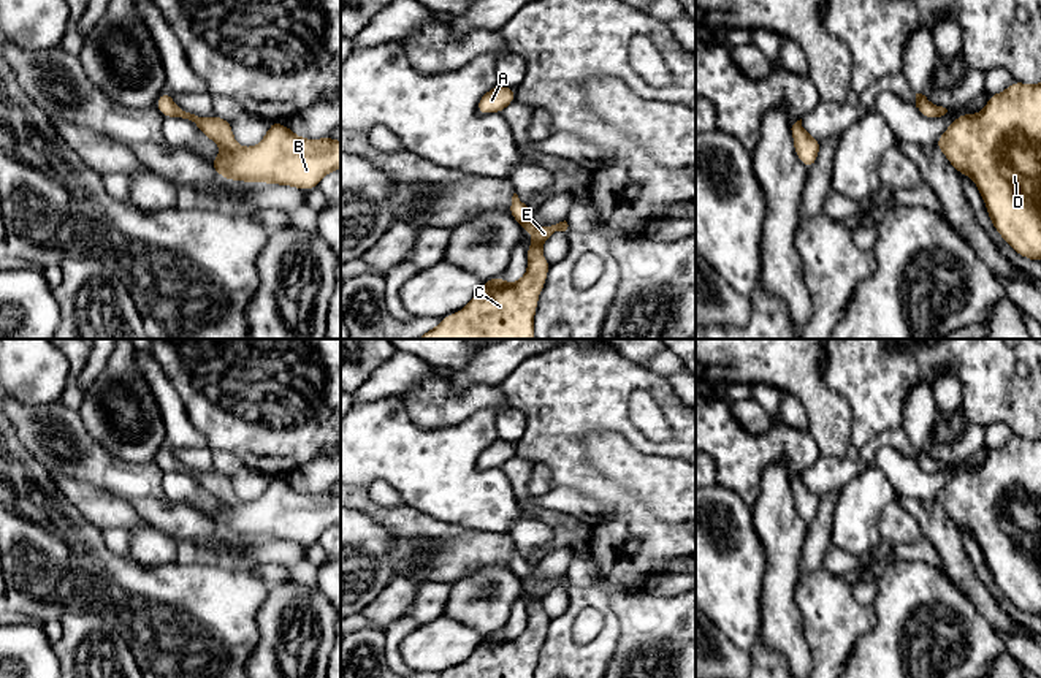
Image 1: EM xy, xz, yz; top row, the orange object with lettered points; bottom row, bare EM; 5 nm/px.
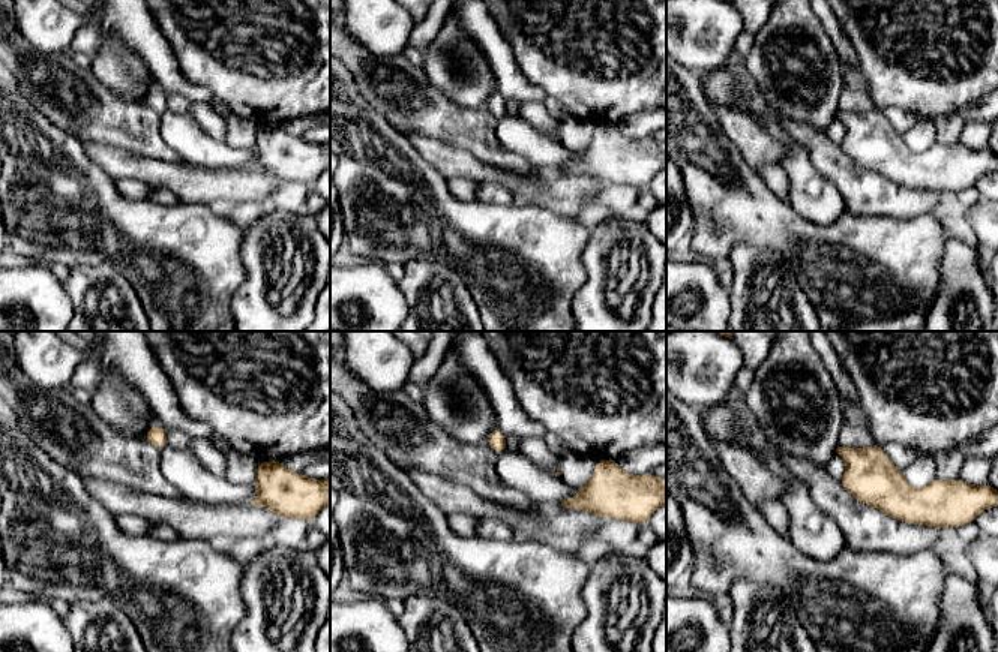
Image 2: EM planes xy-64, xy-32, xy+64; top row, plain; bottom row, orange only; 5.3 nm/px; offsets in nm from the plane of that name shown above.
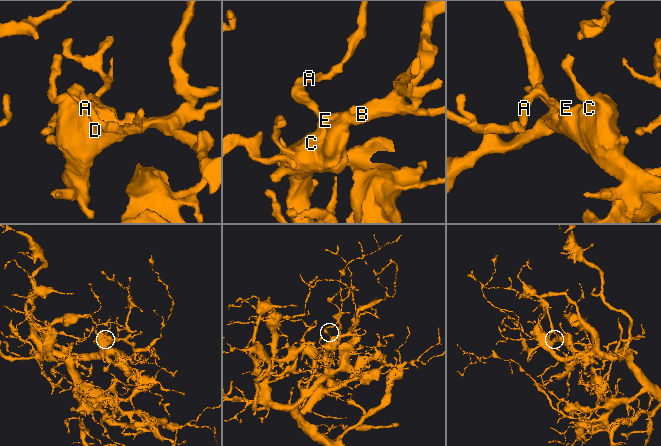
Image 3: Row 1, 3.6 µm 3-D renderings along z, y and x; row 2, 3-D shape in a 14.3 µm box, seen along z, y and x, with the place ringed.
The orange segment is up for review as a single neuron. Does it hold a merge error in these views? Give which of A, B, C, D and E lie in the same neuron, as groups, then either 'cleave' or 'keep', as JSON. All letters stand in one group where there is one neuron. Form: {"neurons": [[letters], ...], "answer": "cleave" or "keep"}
{"neurons": [["A", "B", "C", "D", "E"]], "answer": "keep"}

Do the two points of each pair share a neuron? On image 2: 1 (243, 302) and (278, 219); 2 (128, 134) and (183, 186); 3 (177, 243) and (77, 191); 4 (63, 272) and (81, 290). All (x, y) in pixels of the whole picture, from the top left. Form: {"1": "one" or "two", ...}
{"1": "one", "2": "two", "3": "one", "4": "two"}

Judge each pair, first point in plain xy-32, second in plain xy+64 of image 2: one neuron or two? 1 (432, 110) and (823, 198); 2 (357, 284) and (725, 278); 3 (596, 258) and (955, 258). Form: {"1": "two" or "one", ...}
{"1": "two", "2": "two", "3": "one"}

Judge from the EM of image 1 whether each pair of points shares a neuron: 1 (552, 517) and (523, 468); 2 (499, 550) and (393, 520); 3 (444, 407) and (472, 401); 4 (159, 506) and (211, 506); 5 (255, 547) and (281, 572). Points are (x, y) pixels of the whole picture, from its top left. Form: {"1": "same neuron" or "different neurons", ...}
{"1": "same neuron", "2": "same neuron", "3": "same neuron", "4": "different neurons", "5": "different neurons"}

